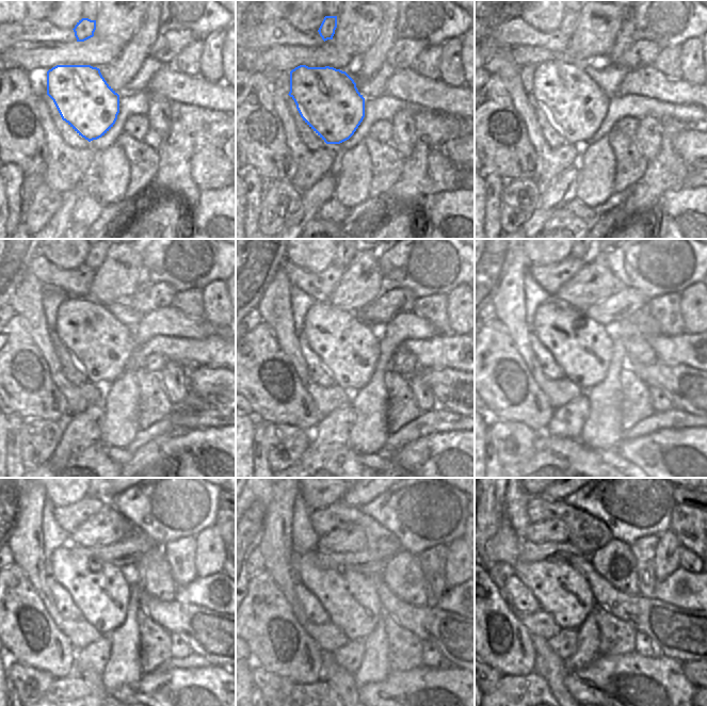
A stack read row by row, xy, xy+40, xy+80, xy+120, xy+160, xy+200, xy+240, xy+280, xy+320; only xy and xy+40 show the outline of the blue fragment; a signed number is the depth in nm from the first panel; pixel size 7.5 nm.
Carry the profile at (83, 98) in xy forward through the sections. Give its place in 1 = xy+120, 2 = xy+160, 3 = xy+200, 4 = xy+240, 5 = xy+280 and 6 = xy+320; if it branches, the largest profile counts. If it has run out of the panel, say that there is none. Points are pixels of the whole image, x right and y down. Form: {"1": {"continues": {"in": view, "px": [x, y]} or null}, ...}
{"1": {"continues": {"in": "xy+120", "px": [98, 343]}}, "2": {"continues": {"in": "xy+160", "px": [344, 346]}}, "3": {"continues": {"in": "xy+200", "px": [581, 347]}}, "4": {"continues": {"in": "xy+240", "px": [102, 592]}}, "5": {"continues": {"in": "xy+280", "px": [350, 598]}}, "6": {"continues": {"in": "xy+320", "px": [588, 595]}}}

